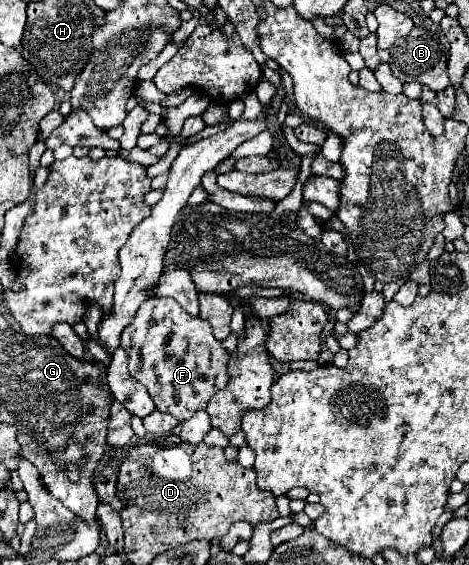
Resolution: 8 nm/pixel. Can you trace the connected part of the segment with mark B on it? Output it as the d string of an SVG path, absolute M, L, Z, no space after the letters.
M414 26L412 32L404 38L400 38L392 48L390 48L390 68L394 72L396 78L400 78L402 82L420 82L426 84L430 90L440 92L444 88L450 86L450 78L446 74L446 50L438 38L438 34L432 34L430 30L422 28L422 26Z

